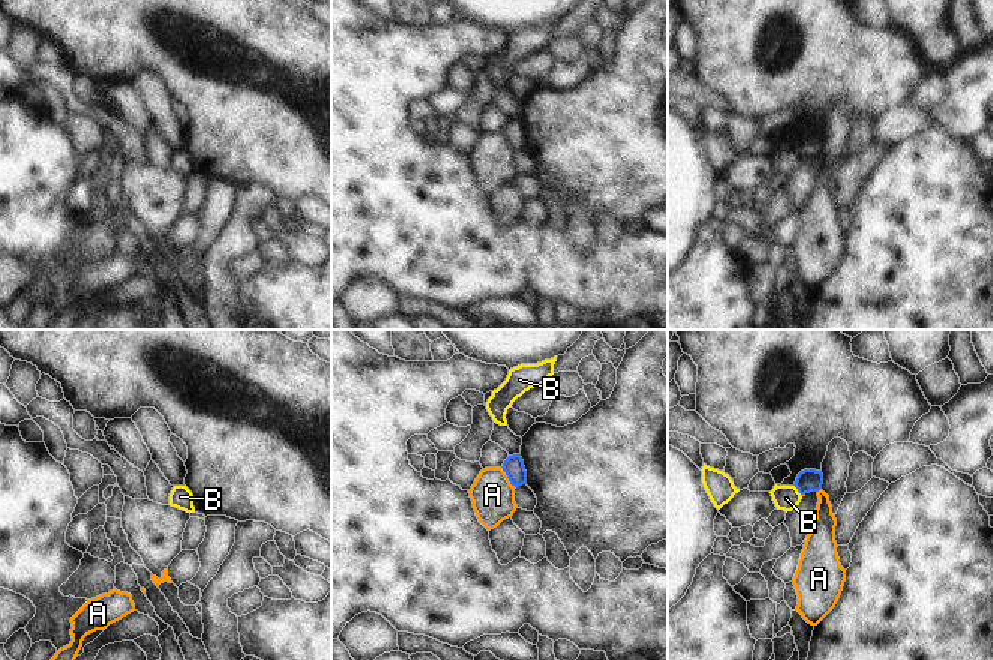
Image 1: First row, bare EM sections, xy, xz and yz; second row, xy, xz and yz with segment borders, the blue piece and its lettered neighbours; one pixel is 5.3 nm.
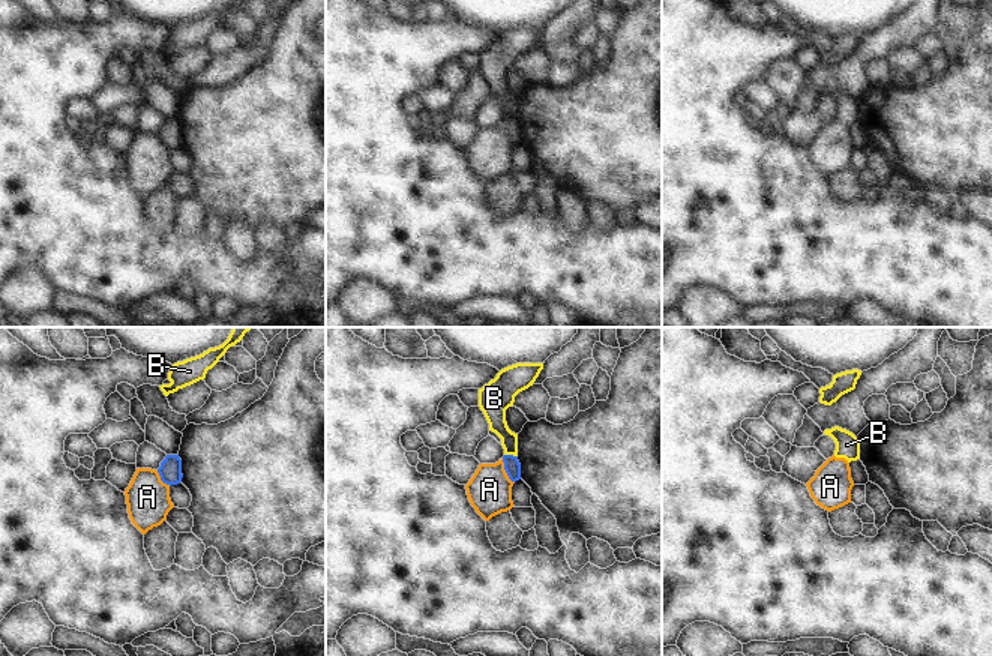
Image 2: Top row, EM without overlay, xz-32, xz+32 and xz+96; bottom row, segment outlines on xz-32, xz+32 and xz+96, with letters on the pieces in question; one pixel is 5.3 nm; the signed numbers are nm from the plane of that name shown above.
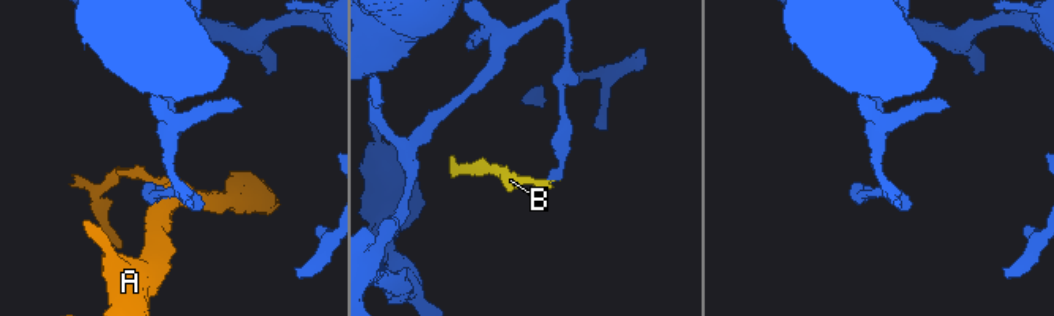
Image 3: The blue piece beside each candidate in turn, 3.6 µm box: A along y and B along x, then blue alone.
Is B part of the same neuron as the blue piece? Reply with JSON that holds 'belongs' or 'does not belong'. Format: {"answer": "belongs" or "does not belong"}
{"answer": "does not belong"}

